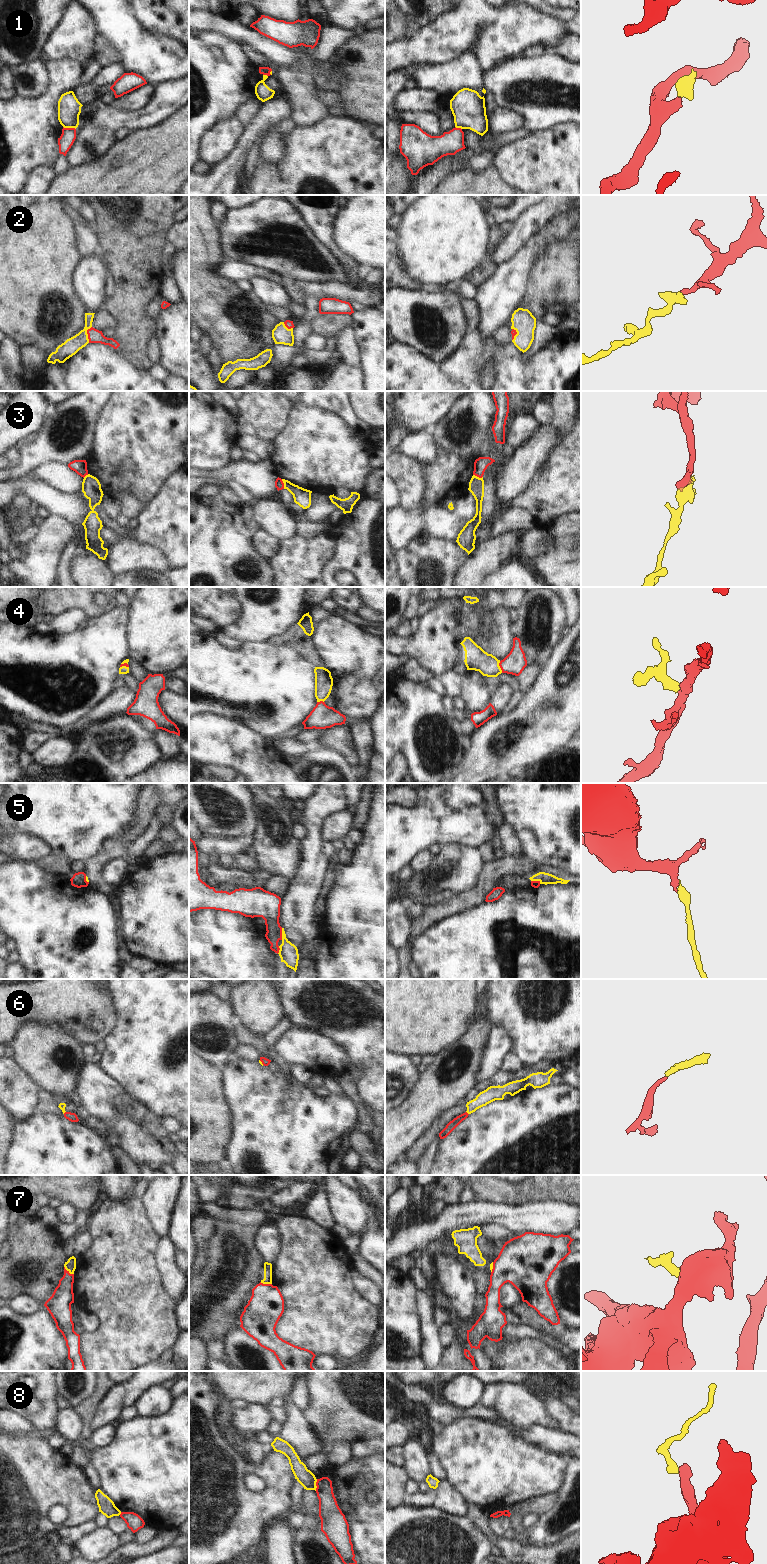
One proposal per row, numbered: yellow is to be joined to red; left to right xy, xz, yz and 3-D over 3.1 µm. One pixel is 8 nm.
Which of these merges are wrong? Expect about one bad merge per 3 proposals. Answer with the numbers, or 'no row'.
1, 3, 7, 8

